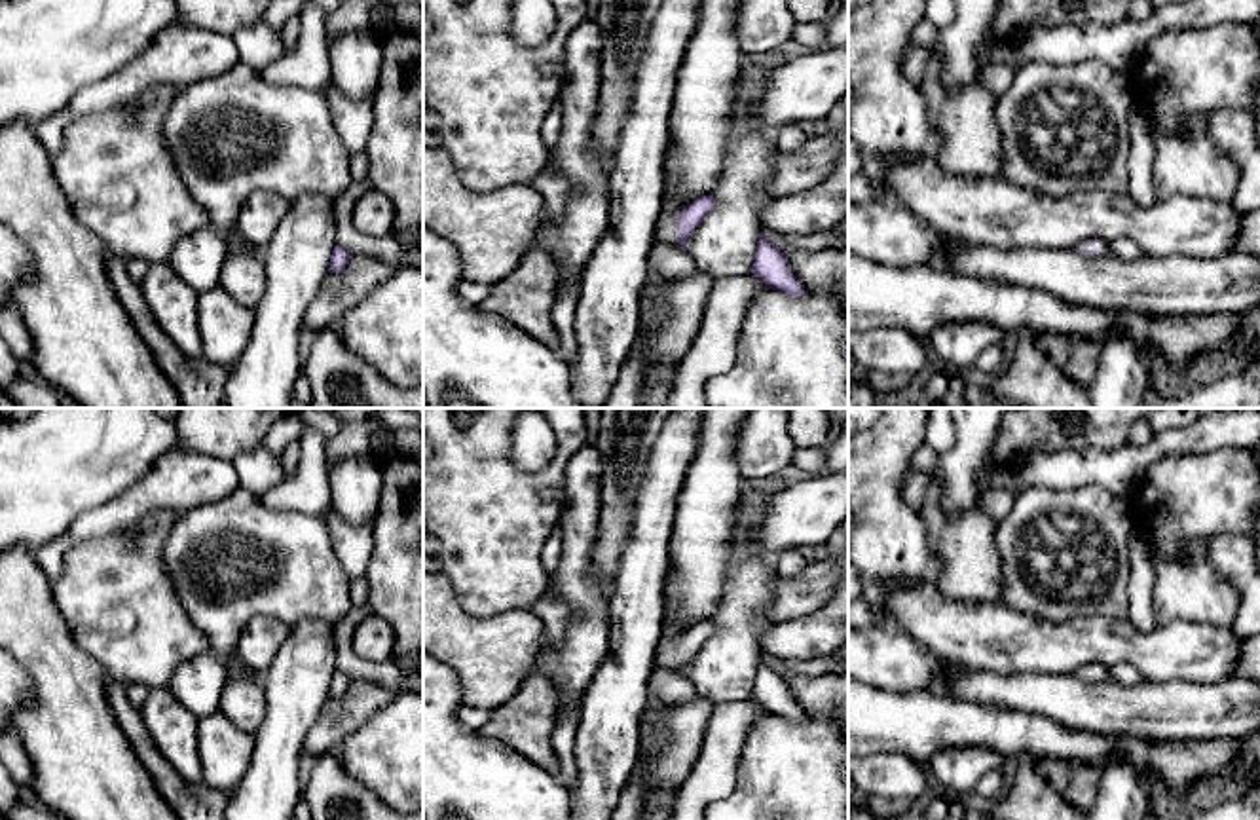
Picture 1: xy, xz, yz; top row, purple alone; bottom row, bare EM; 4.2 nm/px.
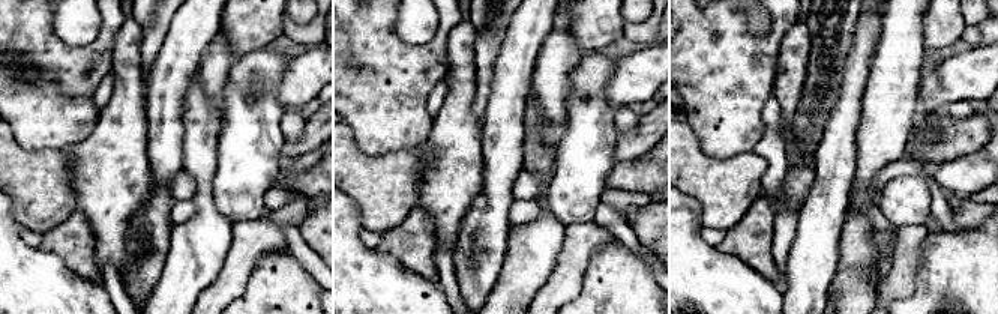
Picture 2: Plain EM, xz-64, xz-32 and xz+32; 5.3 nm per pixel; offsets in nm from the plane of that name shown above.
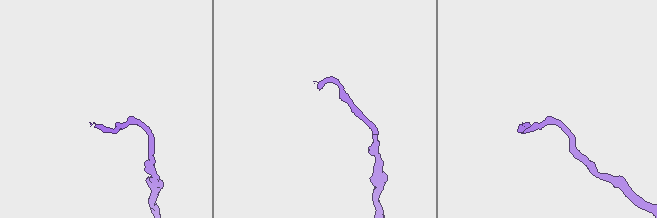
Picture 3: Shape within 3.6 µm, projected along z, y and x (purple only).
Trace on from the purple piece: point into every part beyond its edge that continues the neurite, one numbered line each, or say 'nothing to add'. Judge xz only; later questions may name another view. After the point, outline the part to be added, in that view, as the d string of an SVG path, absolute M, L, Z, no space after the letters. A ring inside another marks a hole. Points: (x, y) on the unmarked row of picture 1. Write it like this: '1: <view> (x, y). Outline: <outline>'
1: xz (667, 652). Outline: M660 638L655 651L655 668L677 670L677 642Z

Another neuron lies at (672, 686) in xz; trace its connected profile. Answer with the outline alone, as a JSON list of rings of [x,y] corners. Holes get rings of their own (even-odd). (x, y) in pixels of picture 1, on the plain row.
[[[653,668],[649,678],[649,697],[672,704],[693,700],[696,691],[685,672]]]

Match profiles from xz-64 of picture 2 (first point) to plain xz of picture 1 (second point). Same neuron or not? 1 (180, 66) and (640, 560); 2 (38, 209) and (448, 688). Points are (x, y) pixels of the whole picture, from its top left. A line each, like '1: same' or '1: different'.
1: same
2: different

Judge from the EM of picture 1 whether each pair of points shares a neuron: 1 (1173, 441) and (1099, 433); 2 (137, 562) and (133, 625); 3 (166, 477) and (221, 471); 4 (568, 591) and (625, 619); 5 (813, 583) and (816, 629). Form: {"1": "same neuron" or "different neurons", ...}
{"1": "different neurons", "2": "same neuron", "3": "same neuron", "4": "different neurons", "5": "different neurons"}

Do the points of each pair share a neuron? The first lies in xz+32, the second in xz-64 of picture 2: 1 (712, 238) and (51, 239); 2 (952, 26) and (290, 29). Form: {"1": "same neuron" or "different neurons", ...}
{"1": "different neurons", "2": "different neurons"}

